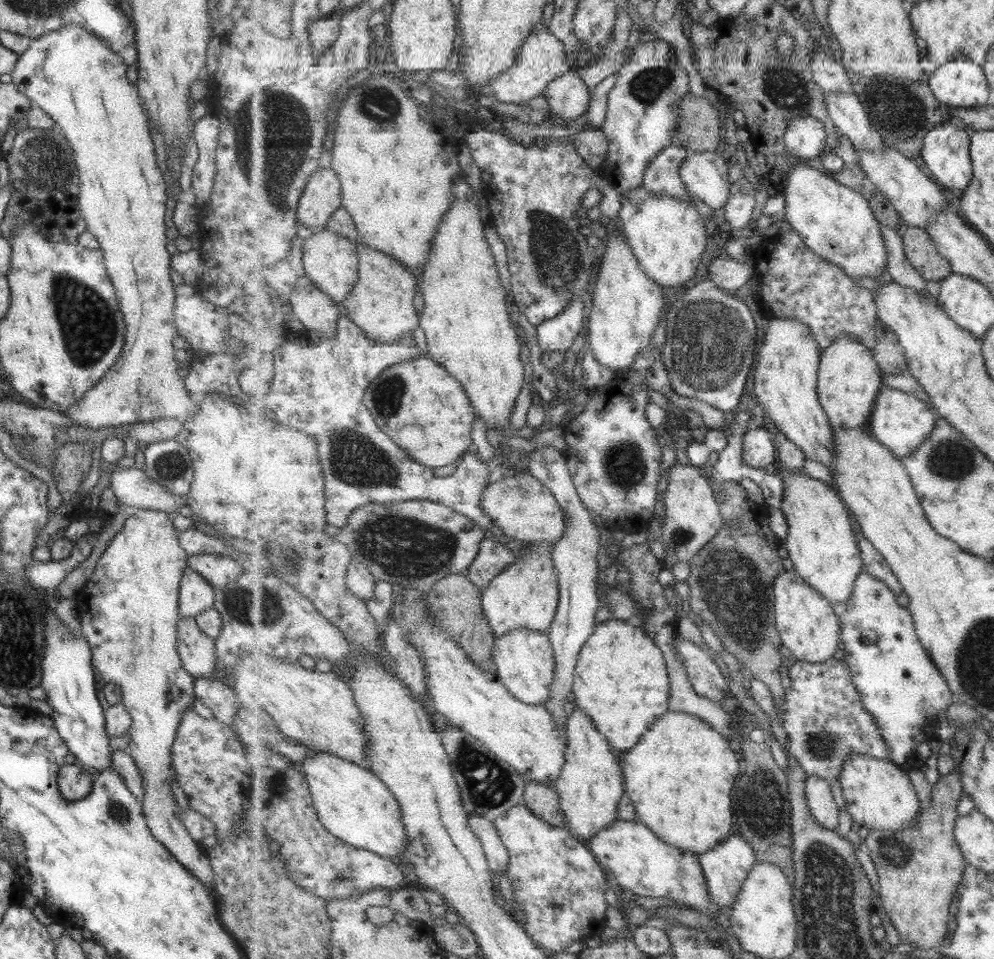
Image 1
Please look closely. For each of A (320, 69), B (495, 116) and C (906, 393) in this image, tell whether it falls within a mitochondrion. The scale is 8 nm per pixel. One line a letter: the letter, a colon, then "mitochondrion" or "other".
A: other
B: other
C: other

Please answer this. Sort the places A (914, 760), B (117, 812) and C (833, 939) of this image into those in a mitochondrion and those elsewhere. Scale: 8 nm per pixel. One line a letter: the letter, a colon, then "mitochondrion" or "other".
A: other
B: mitochondrion
C: mitochondrion

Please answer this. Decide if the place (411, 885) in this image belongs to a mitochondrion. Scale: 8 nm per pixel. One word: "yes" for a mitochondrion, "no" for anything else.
no

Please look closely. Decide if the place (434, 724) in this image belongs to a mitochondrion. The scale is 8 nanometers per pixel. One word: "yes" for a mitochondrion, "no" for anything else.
no

